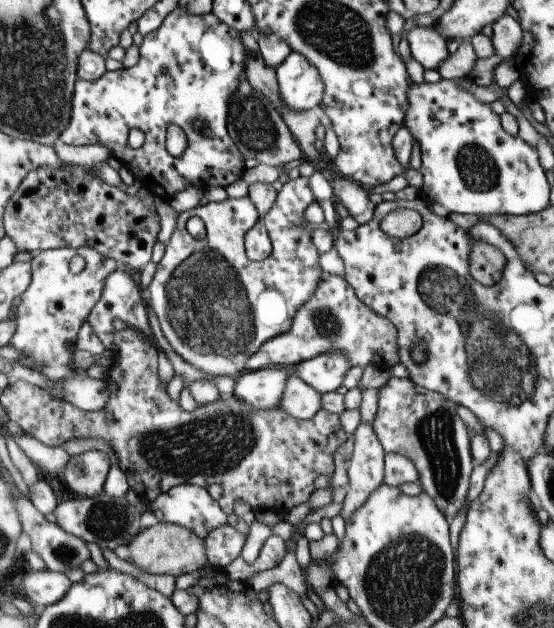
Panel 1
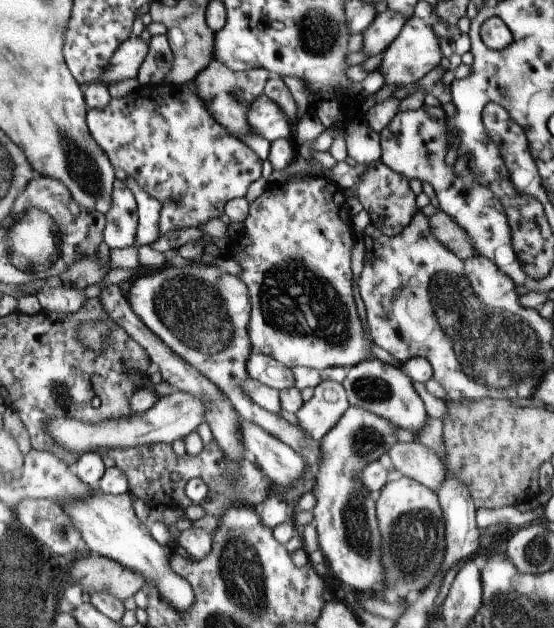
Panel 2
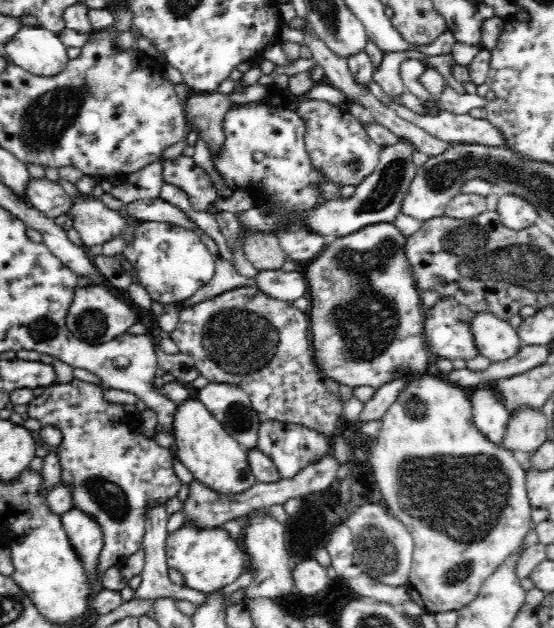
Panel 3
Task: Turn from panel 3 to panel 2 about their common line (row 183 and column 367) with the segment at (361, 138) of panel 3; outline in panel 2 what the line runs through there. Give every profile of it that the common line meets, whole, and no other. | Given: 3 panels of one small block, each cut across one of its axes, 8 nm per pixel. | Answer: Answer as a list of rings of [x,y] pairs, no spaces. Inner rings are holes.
[[[307,175],[304,177],[295,176],[292,180],[287,180],[282,184],[271,184],[264,190],[261,196],[258,196],[249,204],[250,210],[247,218],[243,221],[243,230],[229,239],[226,257],[236,260],[242,268],[242,272],[238,274],[238,278],[248,286],[250,293],[250,322],[248,322],[248,339],[252,344],[252,350],[259,350],[266,356],[271,356],[280,362],[286,368],[294,368],[294,366],[310,367],[316,370],[324,370],[324,368],[332,368],[332,366],[356,366],[362,360],[370,360],[373,358],[370,348],[372,348],[372,337],[364,332],[362,320],[358,316],[356,302],[354,301],[354,290],[352,289],[353,272],[352,266],[352,250],[356,246],[355,233],[352,226],[352,214],[350,214],[350,205],[345,195],[345,190],[341,189],[332,180],[325,177],[313,177]]]

